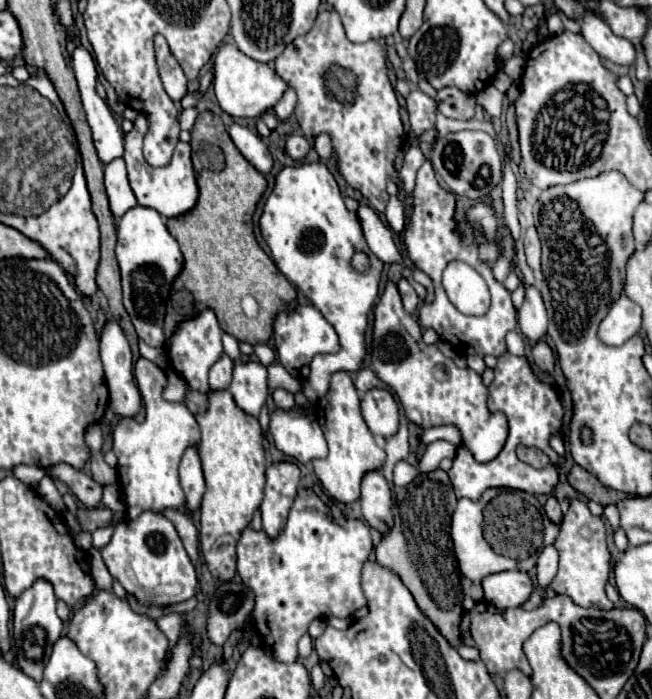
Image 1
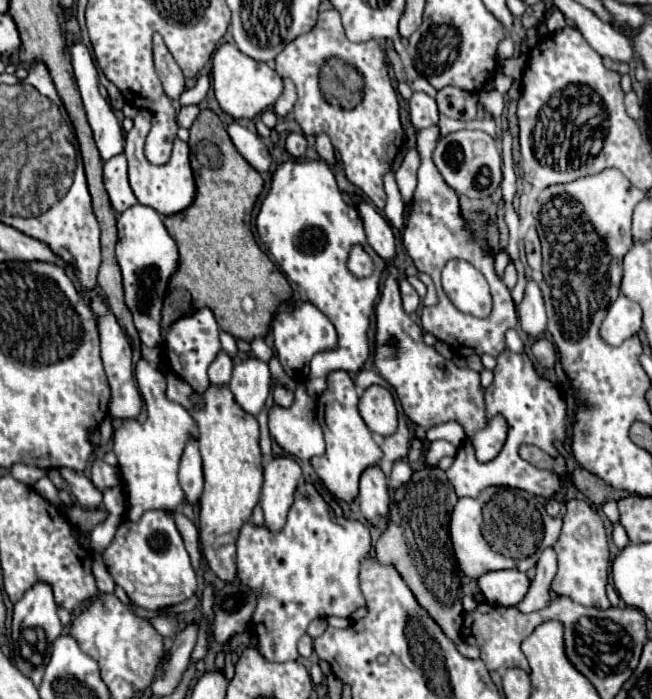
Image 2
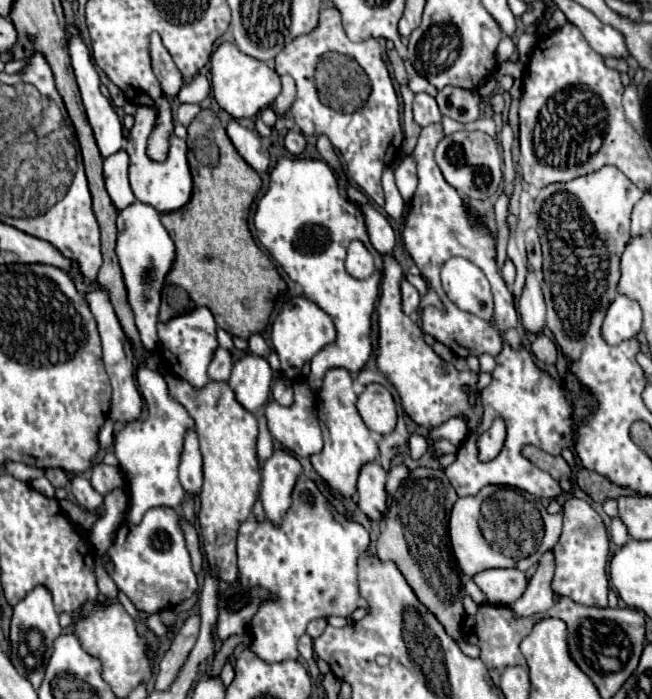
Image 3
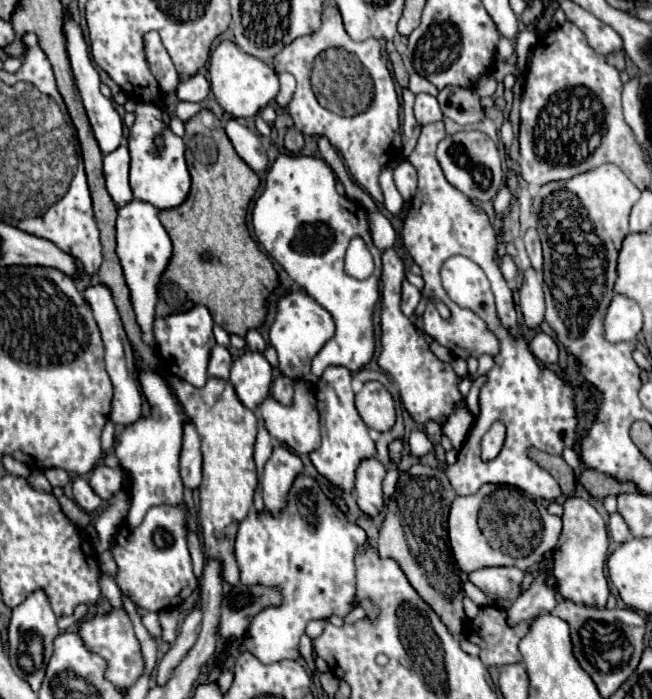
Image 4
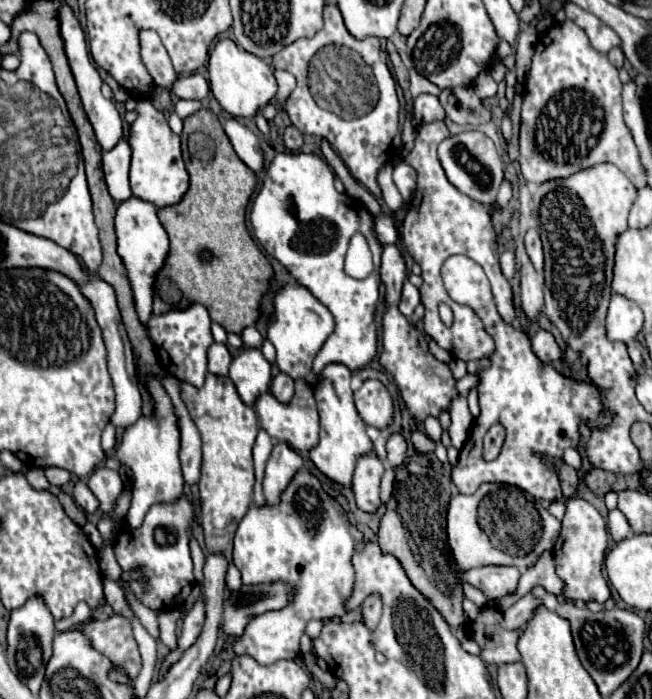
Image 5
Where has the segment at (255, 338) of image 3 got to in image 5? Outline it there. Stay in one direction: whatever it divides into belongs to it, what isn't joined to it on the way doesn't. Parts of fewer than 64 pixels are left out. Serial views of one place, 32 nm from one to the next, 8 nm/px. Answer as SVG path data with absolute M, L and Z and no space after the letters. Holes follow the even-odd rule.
M246 326L246 328L240 332L240 338L242 338L244 346L260 348L260 344L262 344L262 336L260 336L260 332L258 332L254 326Z

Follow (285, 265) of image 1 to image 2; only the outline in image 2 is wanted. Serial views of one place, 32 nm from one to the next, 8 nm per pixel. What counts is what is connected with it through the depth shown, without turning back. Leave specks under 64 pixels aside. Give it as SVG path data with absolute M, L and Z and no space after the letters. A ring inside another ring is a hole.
M324 160L282 162L272 174L270 192L260 204L256 228L260 240L268 246L272 258L288 276L288 280L296 282L306 292L306 298L332 320L338 332L336 348L318 352L310 362L306 386L308 394L316 398L326 388L328 372L358 372L368 360L370 314L374 312L378 284L386 262L368 244L358 210L344 202L336 178ZM352 244L362 244L374 260L374 272L366 280L356 280L356 276L346 268L346 258Z

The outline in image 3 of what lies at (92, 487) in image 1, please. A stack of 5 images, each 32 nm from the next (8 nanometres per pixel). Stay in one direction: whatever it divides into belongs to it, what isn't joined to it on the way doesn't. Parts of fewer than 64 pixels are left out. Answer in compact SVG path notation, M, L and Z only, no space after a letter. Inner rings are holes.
M72 476L70 482L72 482L72 494L82 508L86 508L88 512L96 512L102 506L104 498L90 486L90 482L84 476Z

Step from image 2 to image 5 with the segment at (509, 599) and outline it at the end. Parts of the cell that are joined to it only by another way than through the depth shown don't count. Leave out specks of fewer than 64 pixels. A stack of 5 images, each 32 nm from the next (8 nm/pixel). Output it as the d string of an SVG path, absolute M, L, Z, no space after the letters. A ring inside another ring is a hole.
M480 566L462 572L462 580L484 592L490 600L512 594L516 590L520 572L516 566Z

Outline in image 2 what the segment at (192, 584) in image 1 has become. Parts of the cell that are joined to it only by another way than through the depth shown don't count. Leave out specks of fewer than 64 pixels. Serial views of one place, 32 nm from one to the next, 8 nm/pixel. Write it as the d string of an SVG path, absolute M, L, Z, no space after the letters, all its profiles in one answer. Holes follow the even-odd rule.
M148 510L136 524L122 522L112 544L104 550L104 562L114 582L124 588L132 604L144 610L164 610L188 600L198 586L184 540L168 510Z

